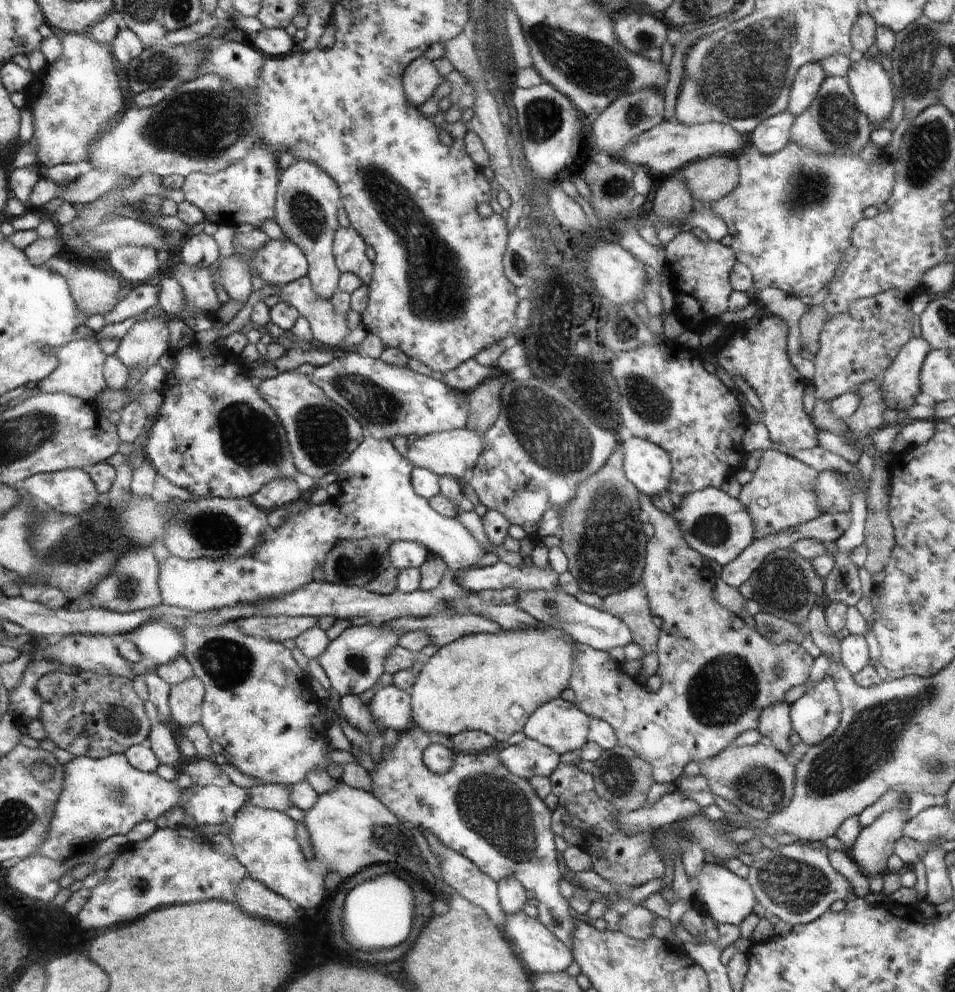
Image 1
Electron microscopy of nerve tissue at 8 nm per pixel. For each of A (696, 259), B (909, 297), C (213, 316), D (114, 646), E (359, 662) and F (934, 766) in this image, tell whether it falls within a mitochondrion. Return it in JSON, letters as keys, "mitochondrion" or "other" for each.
{"A":"other","B":"other","C":"other","D":"other","E":"mitochondrion","F":"mitochondrion"}

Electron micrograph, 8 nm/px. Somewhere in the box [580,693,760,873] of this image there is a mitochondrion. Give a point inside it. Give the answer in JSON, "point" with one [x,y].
{"point":[618,776]}

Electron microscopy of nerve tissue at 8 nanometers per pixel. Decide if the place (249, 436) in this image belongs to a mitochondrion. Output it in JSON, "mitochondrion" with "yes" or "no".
{"mitochondrion":"yes"}

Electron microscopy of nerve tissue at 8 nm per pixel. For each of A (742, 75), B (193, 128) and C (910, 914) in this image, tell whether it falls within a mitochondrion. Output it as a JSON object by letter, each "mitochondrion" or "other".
{"A":"mitochondrion","B":"mitochondrion","C":"other"}

